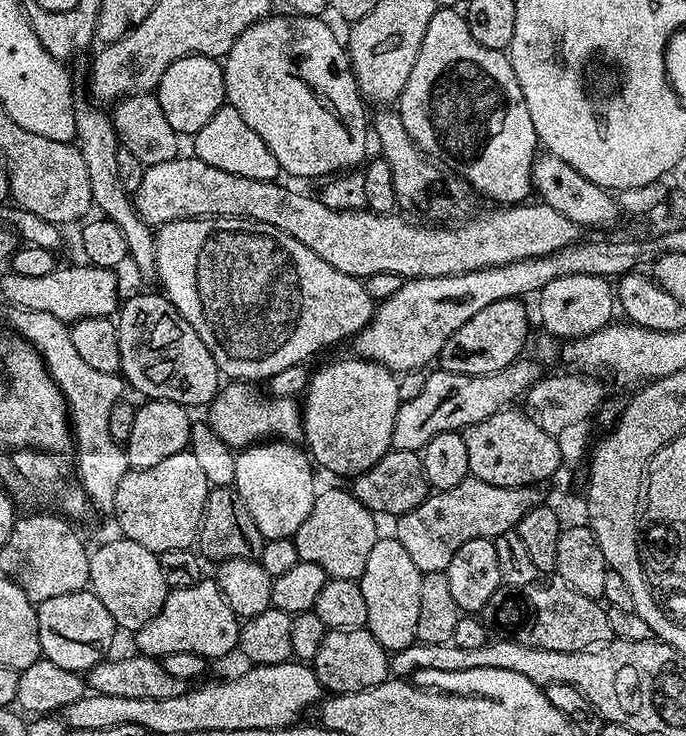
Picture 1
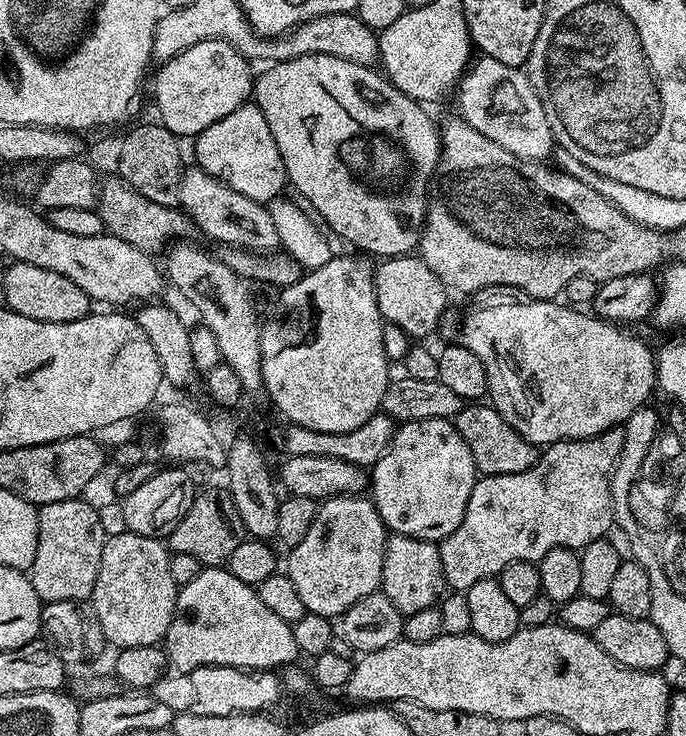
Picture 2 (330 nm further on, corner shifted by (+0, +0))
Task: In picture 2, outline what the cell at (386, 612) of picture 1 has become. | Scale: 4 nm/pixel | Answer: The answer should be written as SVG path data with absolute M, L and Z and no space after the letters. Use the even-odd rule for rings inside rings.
M389 535L388 541L384 544L380 586L386 598L390 598L390 602L394 602L397 610L405 616L414 614L414 610L433 607L441 599L446 588L439 547L430 540Z

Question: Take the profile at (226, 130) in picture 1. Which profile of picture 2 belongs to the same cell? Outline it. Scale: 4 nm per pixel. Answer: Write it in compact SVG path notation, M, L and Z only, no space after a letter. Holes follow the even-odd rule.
M254 102L243 104L234 114L226 114L226 118L218 118L214 126L206 126L195 137L194 144L198 167L230 186L230 190L238 190L238 194L261 202L273 200L285 191L288 175L286 166L282 166L282 154L278 154L274 134L270 134L270 126Z

